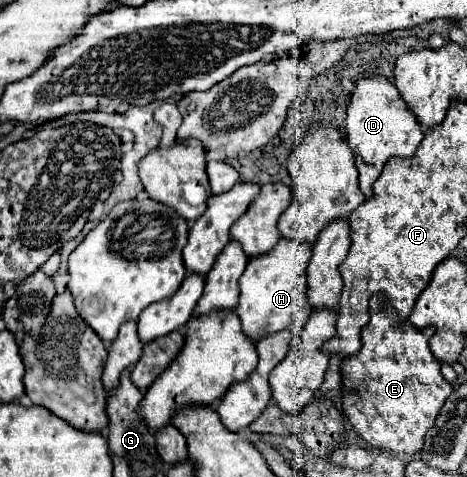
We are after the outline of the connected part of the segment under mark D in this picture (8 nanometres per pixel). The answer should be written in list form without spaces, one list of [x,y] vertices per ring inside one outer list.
[[[364,75],[356,81],[344,127],[348,133],[348,145],[356,157],[356,167],[360,173],[360,191],[364,193],[364,197],[372,195],[372,185],[380,177],[386,161],[394,155],[414,155],[416,147],[424,137],[422,127],[414,119],[414,113],[406,107],[406,101],[394,87],[394,81],[384,75]]]

